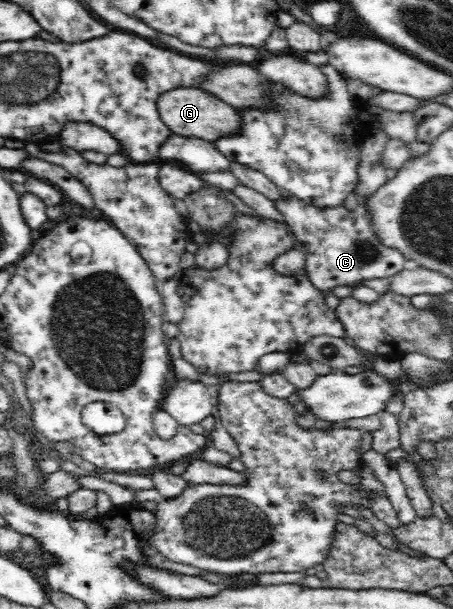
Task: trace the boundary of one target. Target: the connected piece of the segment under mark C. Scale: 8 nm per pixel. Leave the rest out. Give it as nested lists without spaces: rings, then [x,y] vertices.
[[[293,194],[277,199],[274,205],[295,236],[306,241],[306,272],[310,282],[321,292],[331,291],[338,286],[353,287],[353,284],[368,279],[390,279],[411,265],[399,250],[383,245],[363,208],[351,211],[343,203],[319,208]]]

